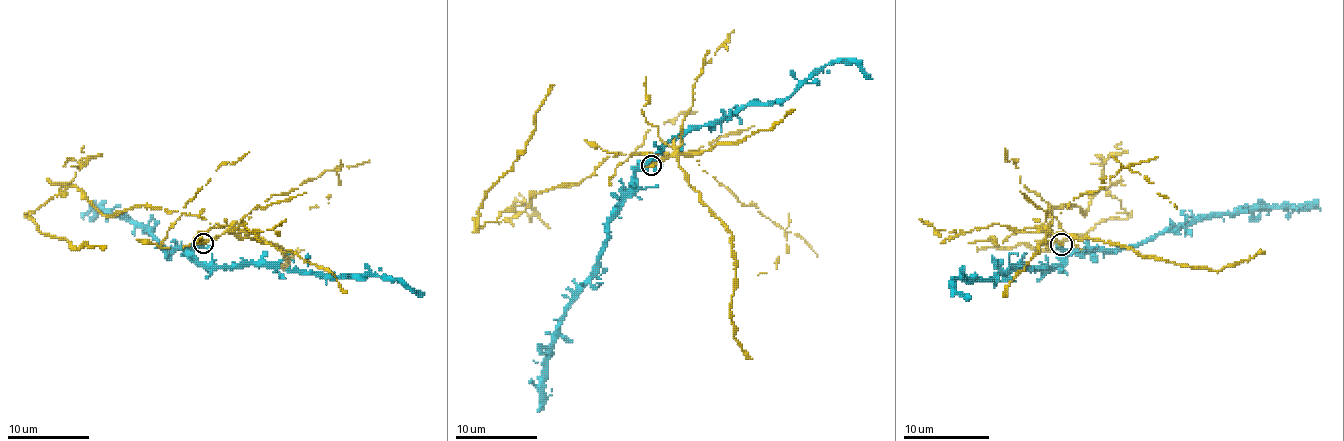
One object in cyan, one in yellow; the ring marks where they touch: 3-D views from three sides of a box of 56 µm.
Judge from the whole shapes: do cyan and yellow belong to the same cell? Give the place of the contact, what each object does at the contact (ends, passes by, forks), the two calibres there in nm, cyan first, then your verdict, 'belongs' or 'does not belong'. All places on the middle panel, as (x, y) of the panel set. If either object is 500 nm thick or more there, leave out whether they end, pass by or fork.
(651, 165) | cyan ends | yellow ends | 360/320 nm | does not belong

